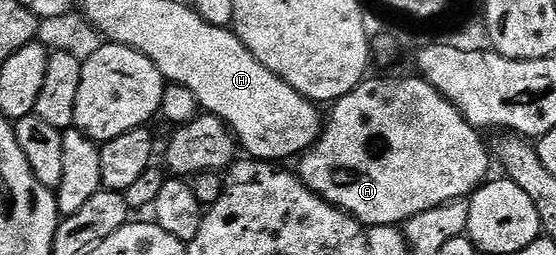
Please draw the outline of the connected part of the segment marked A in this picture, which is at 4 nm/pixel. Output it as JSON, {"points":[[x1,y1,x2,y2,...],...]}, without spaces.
{"points":[[413,74,405,80,399,80,396,76,380,76,377,80,366,78,354,90,350,90,350,94,346,94,341,100,335,101,331,105,332,117,327,117,326,123,323,125,322,131,315,144,299,157,298,175,300,181,305,184,312,192,316,192,326,202,330,202,336,208,340,208,344,212,348,212,355,220,360,221,365,226,377,228,383,224,393,226,403,225,410,218,418,214,430,210,434,206,448,204,452,200,462,200,471,197,472,193,485,183,488,172,488,156,490,160,490,148,484,145,484,140,479,131,472,125,464,121,464,115,446,99,436,87,429,84,427,80,419,75]]}

